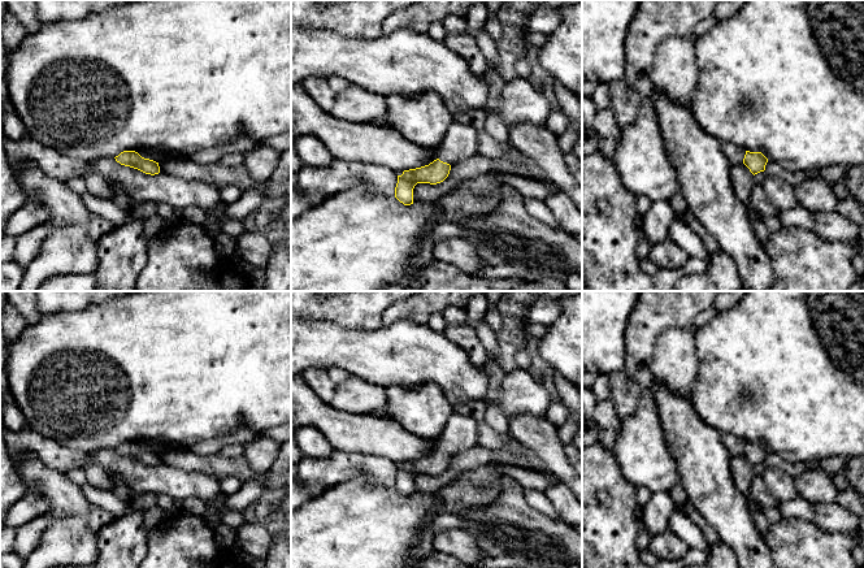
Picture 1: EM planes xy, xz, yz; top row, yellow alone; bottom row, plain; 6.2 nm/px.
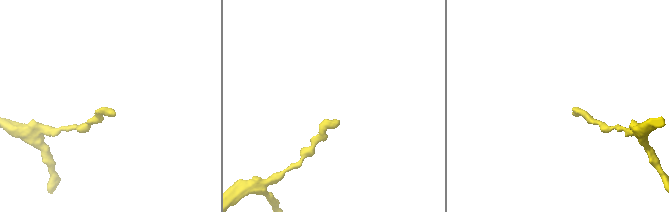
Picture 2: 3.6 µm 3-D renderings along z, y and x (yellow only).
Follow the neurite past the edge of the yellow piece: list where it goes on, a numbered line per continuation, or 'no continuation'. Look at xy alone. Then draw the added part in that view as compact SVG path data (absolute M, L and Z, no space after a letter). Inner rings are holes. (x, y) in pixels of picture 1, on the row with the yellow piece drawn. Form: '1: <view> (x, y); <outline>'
no continuation

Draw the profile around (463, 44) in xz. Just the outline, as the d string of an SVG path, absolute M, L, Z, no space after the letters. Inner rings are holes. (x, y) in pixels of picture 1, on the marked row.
M466 32L447 34L443 43L468 62L468 66L474 75L483 77L487 74L490 65L479 51L476 38Z

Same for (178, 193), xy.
M114 157L94 161L92 173L105 178L113 192L116 190L126 192L135 204L143 201L165 203L178 212L186 207L196 207L210 216L221 203L221 192L213 185L165 173L146 174L121 165Z

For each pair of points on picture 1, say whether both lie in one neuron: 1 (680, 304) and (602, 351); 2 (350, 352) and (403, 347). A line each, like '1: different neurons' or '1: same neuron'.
1: different neurons
2: same neuron

